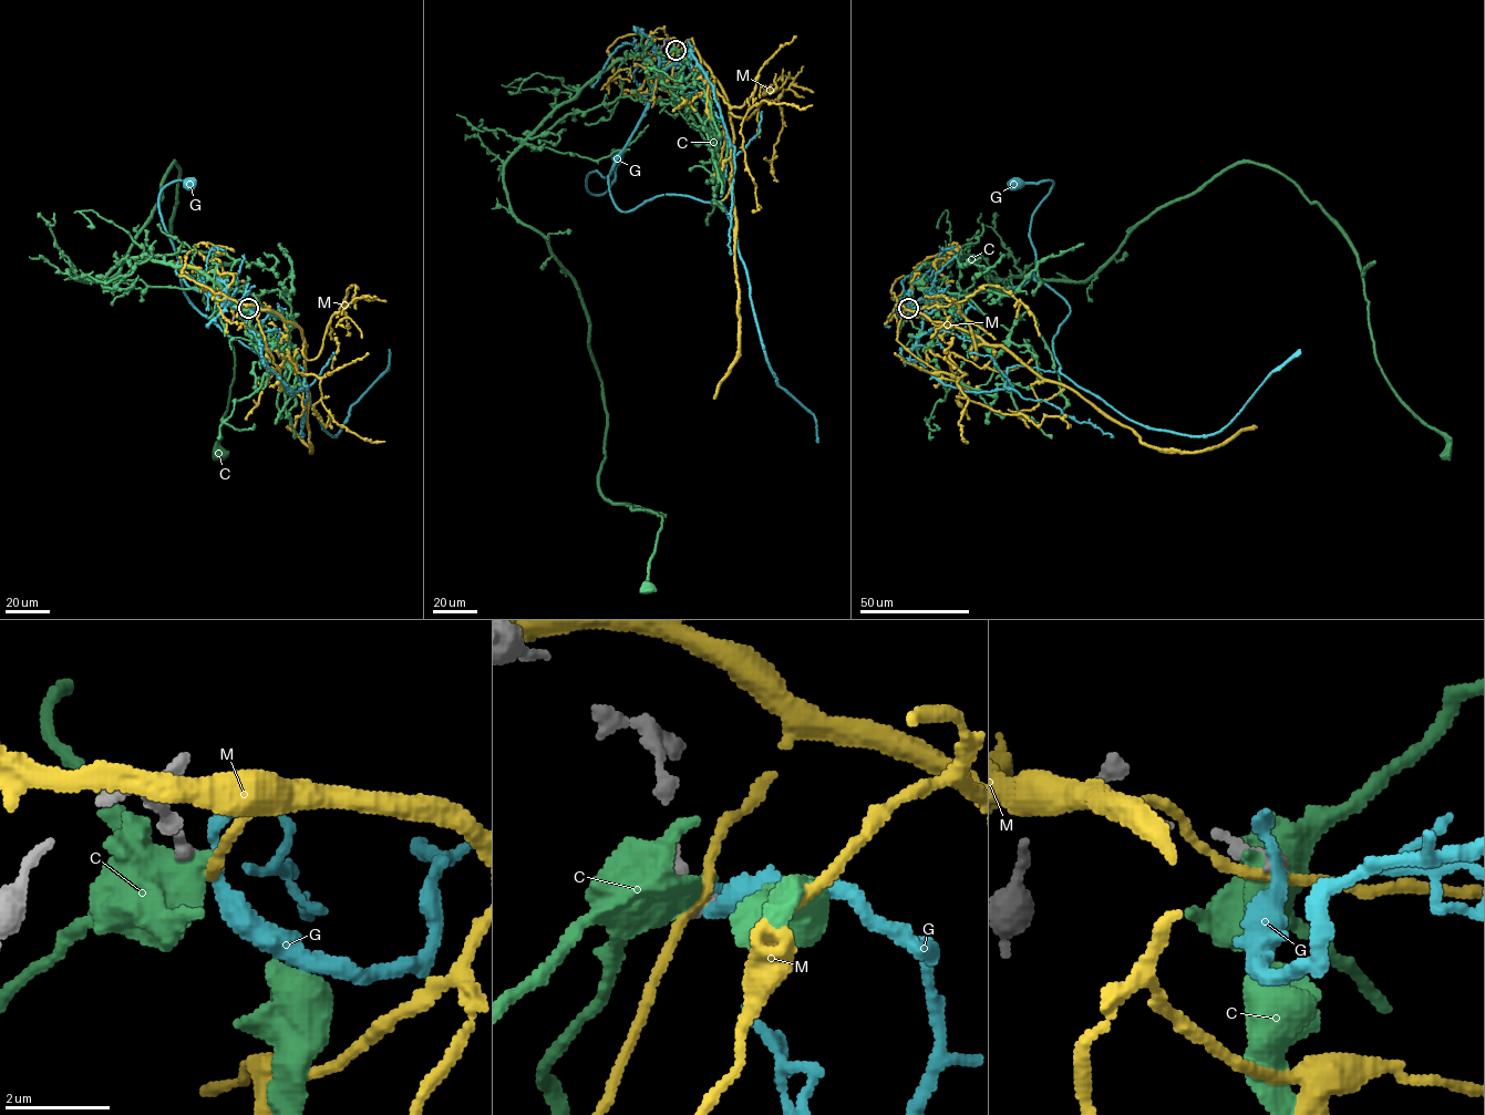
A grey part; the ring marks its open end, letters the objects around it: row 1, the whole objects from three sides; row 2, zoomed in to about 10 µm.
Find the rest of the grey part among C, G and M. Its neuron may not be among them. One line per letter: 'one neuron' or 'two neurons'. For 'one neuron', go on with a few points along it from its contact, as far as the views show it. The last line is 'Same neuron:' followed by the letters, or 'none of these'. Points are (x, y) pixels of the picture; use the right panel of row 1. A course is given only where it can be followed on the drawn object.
C: two neurons
G: one neuron | via (909, 308), (923, 308), (923, 316), (937, 300), (1028, 280), (1035, 264), (1032, 214), (1052, 183), (1013, 183)
M: two neurons
Same neuron: G

